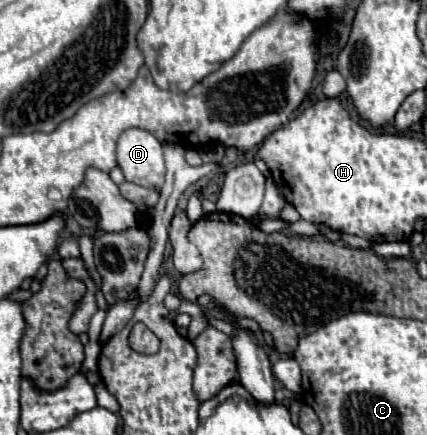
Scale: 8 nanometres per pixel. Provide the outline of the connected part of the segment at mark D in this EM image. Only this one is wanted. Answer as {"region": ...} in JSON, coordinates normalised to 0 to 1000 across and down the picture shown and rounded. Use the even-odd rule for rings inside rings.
{"region":[[[300,294],[272,340],[276,382],[300,418],[337,432],[375,437],[384,423],[384,349],[379,326],[333,294]]]}

